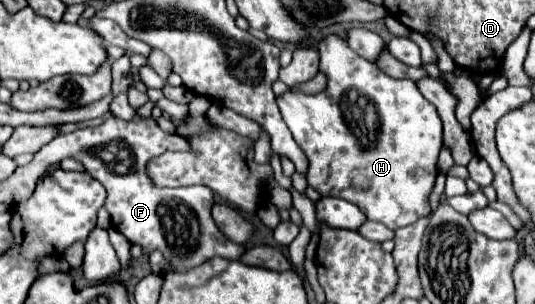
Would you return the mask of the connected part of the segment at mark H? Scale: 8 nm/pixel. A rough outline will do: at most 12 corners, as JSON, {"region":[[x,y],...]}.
{"region":[[339,36],[277,106],[321,196],[431,214],[439,114]]}

